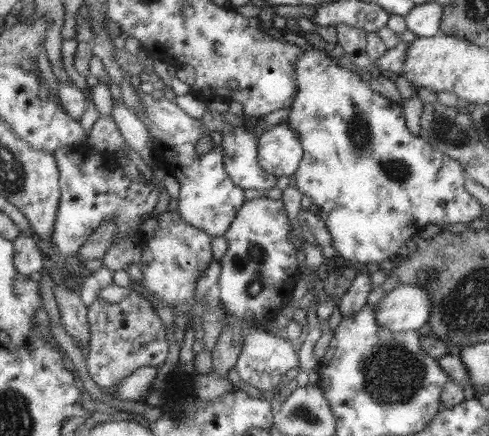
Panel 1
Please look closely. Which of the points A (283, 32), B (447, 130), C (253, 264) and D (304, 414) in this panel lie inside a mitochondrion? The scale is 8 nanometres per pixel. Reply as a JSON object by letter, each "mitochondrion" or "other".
{"A":"other","B":"mitochondrion","C":"mitochondrion","D":"mitochondrion"}

